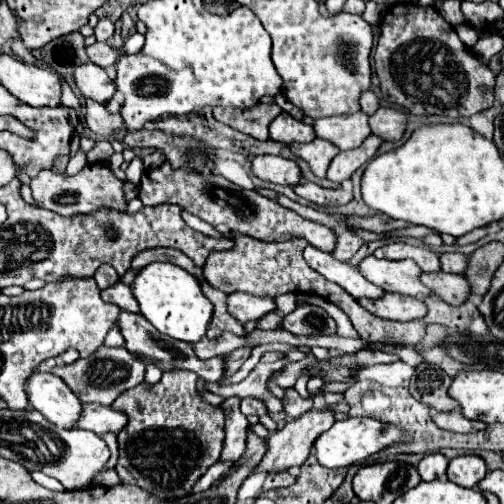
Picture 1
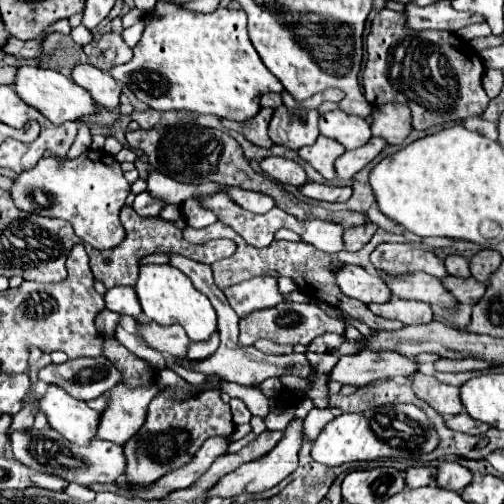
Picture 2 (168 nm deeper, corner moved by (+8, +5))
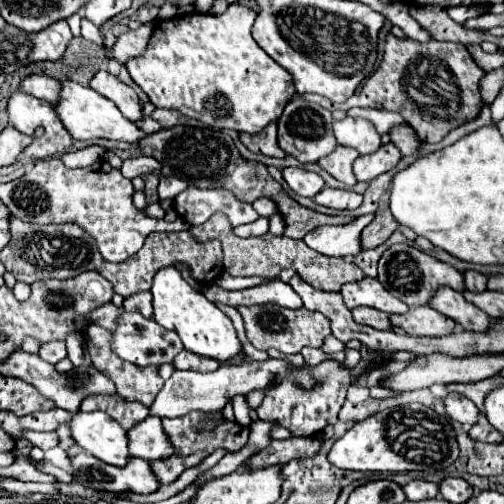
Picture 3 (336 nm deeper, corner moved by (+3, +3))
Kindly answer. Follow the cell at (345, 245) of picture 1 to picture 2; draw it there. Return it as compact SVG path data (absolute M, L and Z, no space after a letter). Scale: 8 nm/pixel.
M366 223L366 225L360 225L360 227L346 229L344 231L346 251L360 251L372 239L372 235L376 233L376 229L378 229L376 223Z

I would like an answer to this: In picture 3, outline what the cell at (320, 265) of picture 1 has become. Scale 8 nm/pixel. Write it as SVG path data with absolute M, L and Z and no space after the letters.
M363 277L361 281L343 285L341 295L343 295L343 303L347 305L347 309L367 305L367 307L375 307L375 309L379 309L383 313L407 313L409 311L409 307L401 299L393 297L373 277Z

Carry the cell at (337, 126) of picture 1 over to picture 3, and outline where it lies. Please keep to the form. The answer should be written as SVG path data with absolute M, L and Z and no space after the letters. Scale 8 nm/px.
M345 117L341 121L333 121L333 131L339 145L353 147L359 151L359 155L373 153L381 147L381 135L367 119Z

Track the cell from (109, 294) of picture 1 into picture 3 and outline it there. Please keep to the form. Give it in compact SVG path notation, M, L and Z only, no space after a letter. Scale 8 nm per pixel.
M141 291L135 293L133 297L125 297L123 299L123 311L139 311L143 317L151 317L153 309L151 309L151 293L149 291Z

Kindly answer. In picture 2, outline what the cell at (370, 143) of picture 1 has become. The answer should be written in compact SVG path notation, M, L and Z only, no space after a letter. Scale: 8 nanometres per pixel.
M372 137L364 147L354 149L354 151L346 151L338 161L336 161L336 173L342 179L352 179L358 171L362 171L368 163L372 163L380 151L386 147L388 143L384 139Z

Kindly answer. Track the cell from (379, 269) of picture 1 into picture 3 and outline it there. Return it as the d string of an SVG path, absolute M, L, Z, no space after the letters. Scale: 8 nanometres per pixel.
M449 287L437 289L437 293L433 293L433 297L429 299L429 307L437 309L439 313L461 323L467 331L485 331L491 323L487 313L483 313L475 305L467 303L461 293L457 293L455 289L449 289Z

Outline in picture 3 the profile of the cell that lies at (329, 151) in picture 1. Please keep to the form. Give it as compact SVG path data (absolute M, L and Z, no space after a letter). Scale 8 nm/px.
M339 145L337 149L333 149L333 153L321 157L319 165L321 165L327 173L331 173L337 181L345 183L347 187L353 187L353 185L357 183L357 179L355 179L353 171L351 171L351 163L353 163L357 157L359 157L359 153L357 153L355 149L351 149L351 147L341 147L341 145Z

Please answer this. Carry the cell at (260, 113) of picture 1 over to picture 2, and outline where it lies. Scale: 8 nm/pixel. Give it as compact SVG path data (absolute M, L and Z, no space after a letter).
M262 109L256 119L250 119L248 123L232 123L228 119L222 119L222 125L226 129L234 129L238 133L242 133L250 143L258 145L258 147L272 147L274 143L268 137L268 123L272 117L272 109Z

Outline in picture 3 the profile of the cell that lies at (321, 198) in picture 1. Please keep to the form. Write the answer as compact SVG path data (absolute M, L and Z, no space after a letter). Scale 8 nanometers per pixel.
M331 187L321 189L321 193L317 193L317 197L313 197L313 199L315 199L315 203L325 205L325 207L333 207L333 209L357 209L363 201L363 197L355 191L331 189Z

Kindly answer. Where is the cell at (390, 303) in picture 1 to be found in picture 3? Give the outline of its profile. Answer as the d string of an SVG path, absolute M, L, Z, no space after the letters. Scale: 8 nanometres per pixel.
M421 305L417 309L411 309L409 313L403 315L389 315L389 321L403 329L407 335L417 335L417 337L441 337L449 335L455 327L455 321L437 313L429 305Z

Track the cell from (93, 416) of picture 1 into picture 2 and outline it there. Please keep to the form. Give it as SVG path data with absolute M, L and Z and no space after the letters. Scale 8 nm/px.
M118 383L112 389L112 403L108 403L108 411L104 411L100 417L98 439L104 439L104 441L124 447L144 425L146 415L148 415L148 403L156 395L156 391L158 391L158 387L150 387L150 391L144 391L144 387L136 387L136 391L128 391L128 387L124 387L124 383Z

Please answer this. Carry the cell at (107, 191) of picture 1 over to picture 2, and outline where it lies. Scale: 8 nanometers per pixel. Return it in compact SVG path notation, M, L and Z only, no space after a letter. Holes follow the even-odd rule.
M86 151L78 159L42 157L36 167L20 173L10 189L14 205L20 211L66 219L82 241L100 251L118 247L126 237L120 225L120 211L128 193L130 183L124 179L120 163L104 151ZM90 153L94 153L94 157Z

